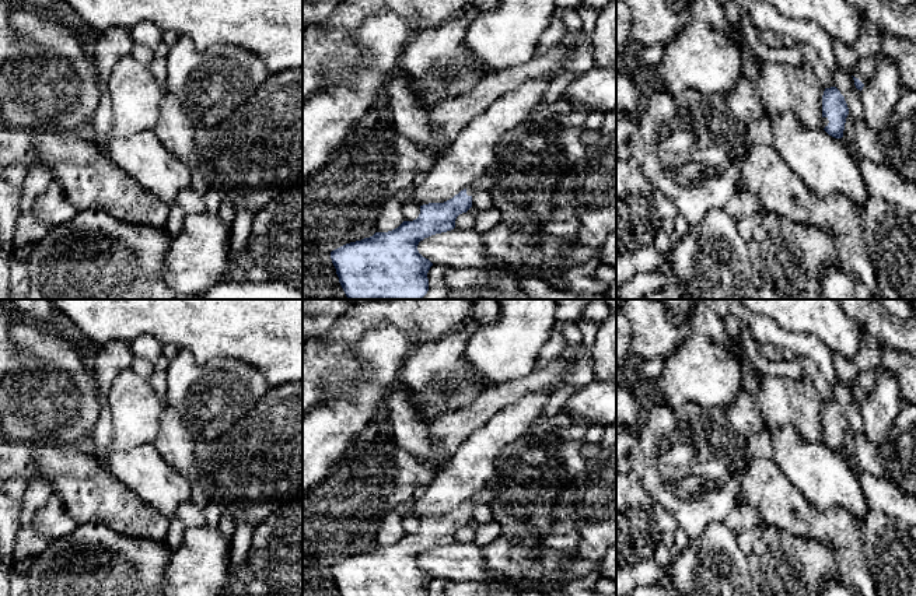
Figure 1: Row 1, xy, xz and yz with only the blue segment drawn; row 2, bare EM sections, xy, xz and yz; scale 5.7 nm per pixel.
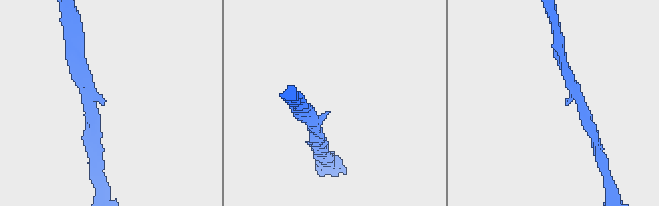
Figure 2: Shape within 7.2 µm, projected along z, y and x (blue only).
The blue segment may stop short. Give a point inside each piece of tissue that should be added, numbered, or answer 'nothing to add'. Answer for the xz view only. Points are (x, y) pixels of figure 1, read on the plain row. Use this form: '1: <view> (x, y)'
1: xz (483, 495)

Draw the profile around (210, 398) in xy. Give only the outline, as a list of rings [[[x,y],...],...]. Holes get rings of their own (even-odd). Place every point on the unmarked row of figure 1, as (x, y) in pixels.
[[[179,350],[165,371],[167,402],[199,441],[211,441],[227,431],[269,392],[266,374],[234,358],[197,364]]]

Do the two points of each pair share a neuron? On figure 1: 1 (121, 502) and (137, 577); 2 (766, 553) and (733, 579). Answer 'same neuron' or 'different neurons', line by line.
1: different neurons
2: different neurons

